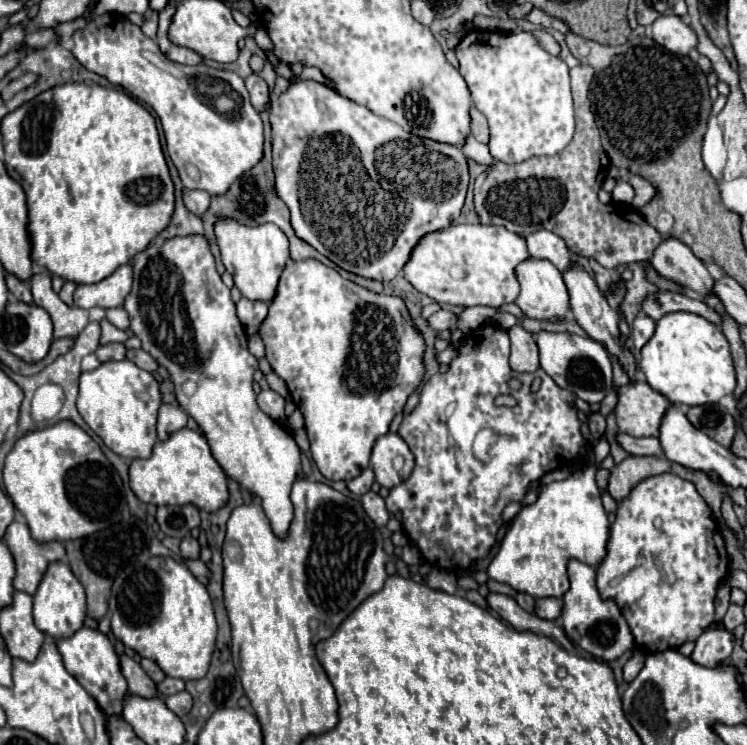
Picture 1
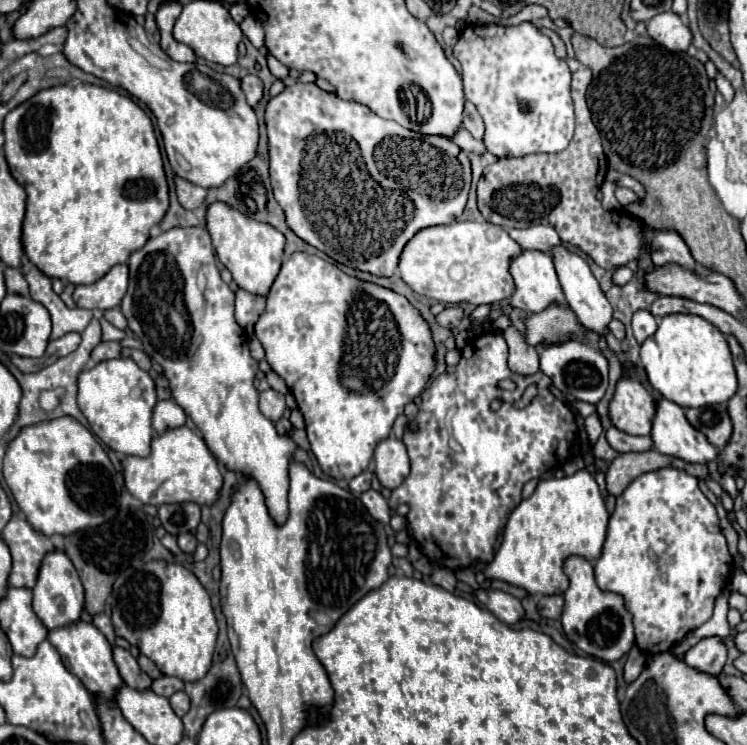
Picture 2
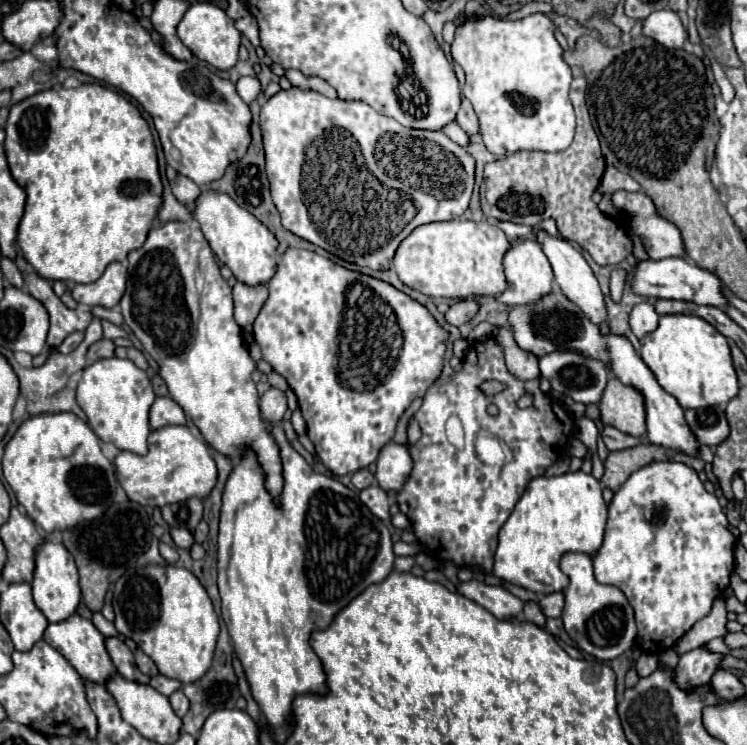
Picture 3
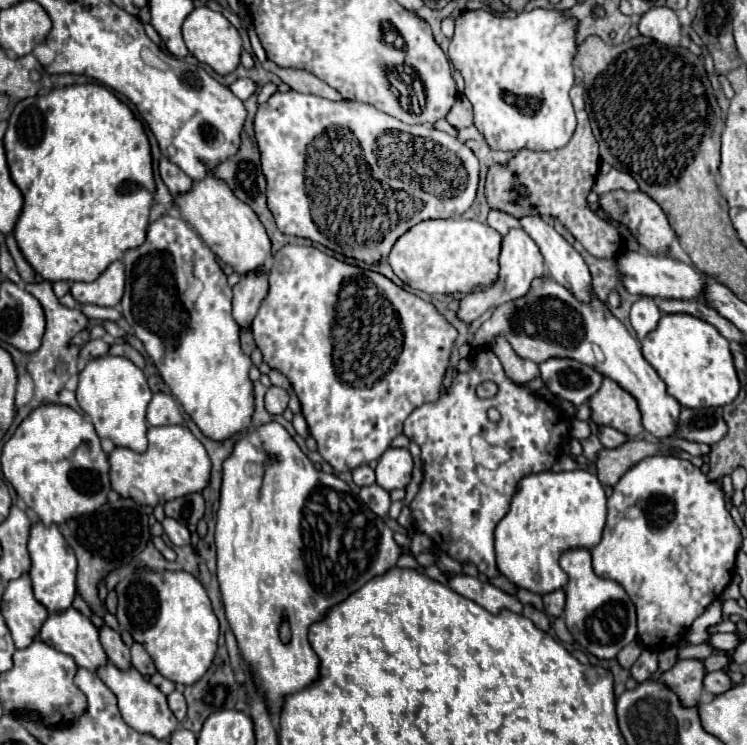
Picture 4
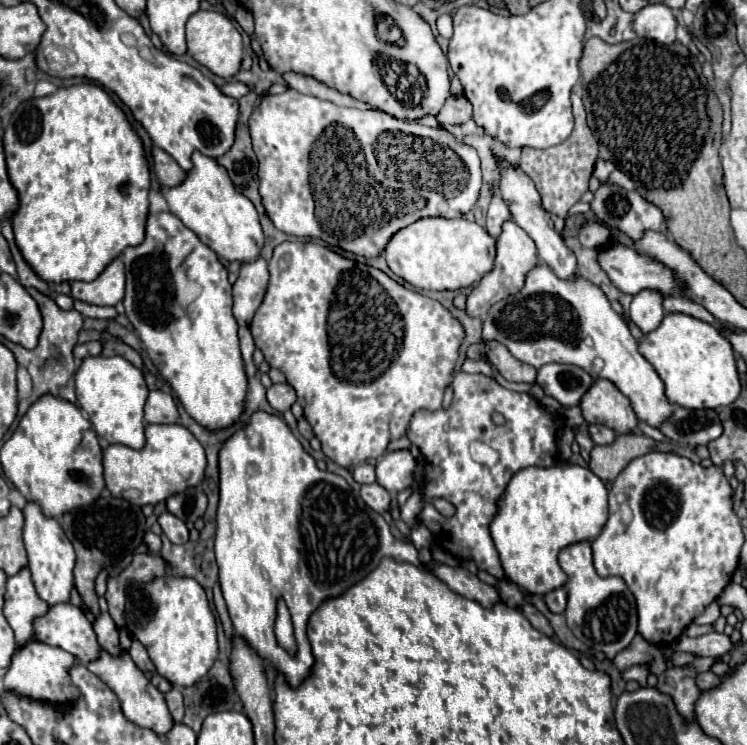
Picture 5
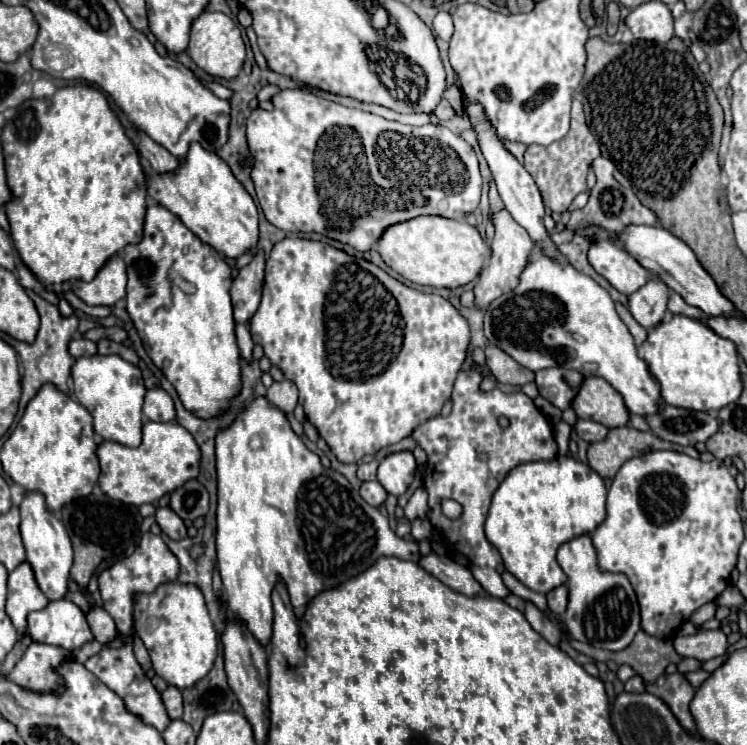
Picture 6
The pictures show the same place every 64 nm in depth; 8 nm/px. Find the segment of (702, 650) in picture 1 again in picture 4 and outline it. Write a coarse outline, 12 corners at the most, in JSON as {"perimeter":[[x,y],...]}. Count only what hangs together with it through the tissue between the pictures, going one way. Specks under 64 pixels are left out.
{"perimeter":[[678,660],[660,682],[696,706],[702,694],[704,660]]}

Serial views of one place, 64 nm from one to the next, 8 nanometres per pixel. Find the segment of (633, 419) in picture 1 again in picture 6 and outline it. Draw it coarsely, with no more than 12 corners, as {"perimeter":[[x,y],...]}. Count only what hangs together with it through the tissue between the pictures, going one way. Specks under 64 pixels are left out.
{"perimeter":[[586,376],[572,402],[578,418],[630,424],[624,398],[598,376]]}

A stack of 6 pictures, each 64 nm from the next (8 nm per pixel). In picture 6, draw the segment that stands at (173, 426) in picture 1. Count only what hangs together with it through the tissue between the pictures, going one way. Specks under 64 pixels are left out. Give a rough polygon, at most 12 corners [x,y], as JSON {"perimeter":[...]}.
{"perimeter":[[162,388],[146,392],[142,414],[152,422],[172,422],[174,402]]}

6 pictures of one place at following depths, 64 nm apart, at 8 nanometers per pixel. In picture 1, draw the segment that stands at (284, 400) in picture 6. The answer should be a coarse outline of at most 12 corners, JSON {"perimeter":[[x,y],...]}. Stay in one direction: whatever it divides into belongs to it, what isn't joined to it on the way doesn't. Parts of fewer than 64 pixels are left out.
{"perimeter":[[272,390],[258,394],[258,406],[276,422],[284,422],[284,398]]}

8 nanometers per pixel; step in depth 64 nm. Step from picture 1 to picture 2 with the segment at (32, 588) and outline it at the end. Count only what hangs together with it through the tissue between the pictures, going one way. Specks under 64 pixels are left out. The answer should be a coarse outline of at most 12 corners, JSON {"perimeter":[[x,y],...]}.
{"perimeter":[[20,516],[2,530],[12,588],[34,588],[56,546]]}

